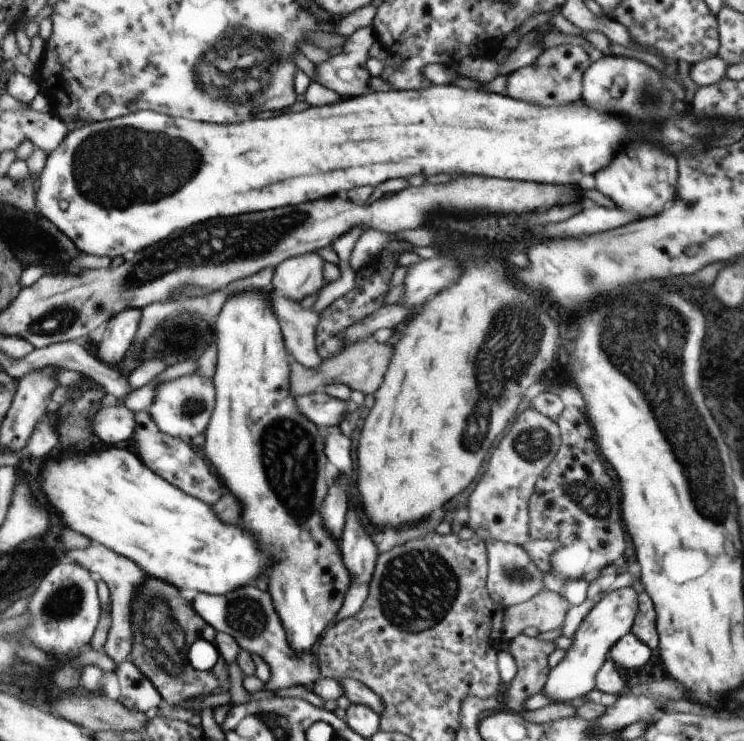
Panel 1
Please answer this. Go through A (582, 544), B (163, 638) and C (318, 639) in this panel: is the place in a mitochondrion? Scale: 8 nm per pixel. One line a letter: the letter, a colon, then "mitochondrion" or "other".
A: other
B: mitochondrion
C: other

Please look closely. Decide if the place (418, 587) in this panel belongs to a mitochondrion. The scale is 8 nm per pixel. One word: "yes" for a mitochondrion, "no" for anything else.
yes

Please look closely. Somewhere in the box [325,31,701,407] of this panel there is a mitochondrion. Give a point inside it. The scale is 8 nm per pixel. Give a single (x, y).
(648, 91)

